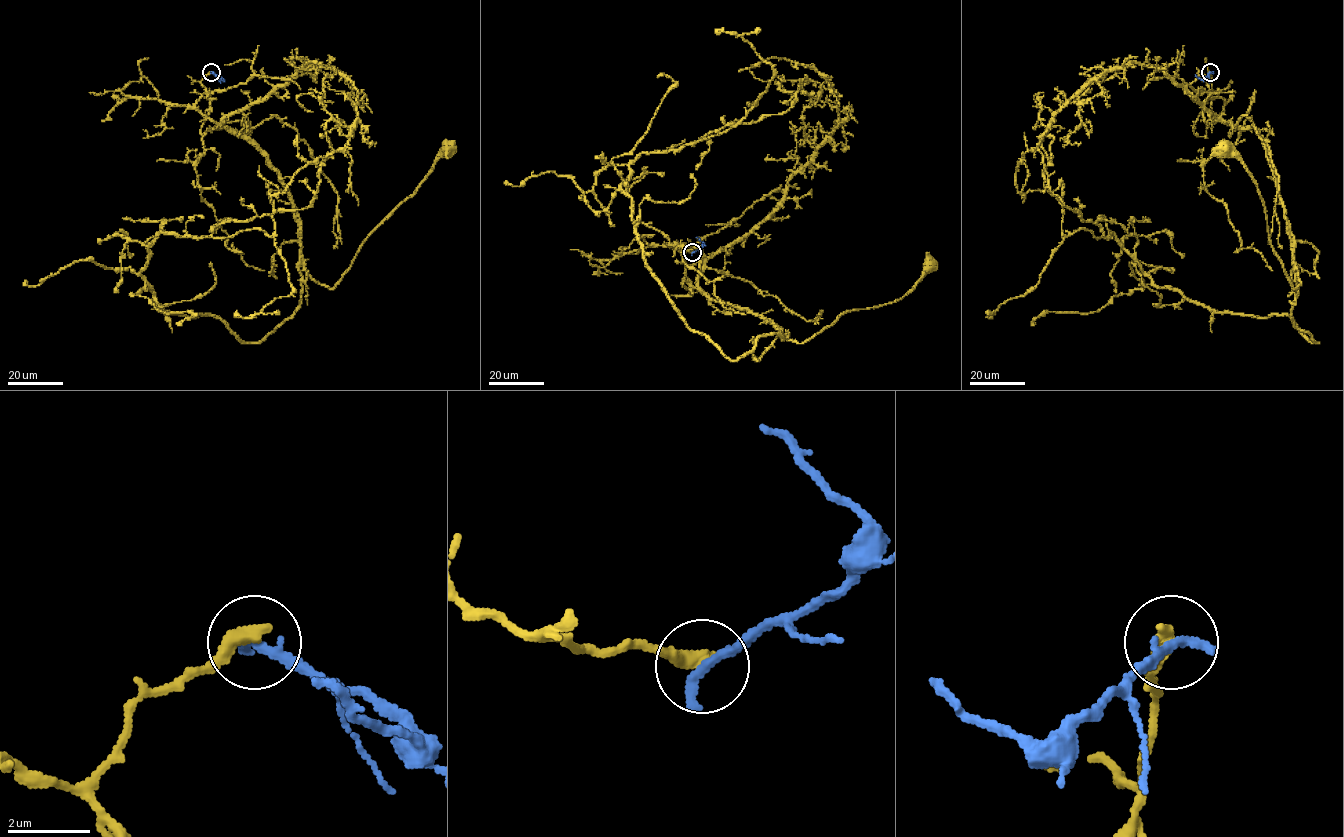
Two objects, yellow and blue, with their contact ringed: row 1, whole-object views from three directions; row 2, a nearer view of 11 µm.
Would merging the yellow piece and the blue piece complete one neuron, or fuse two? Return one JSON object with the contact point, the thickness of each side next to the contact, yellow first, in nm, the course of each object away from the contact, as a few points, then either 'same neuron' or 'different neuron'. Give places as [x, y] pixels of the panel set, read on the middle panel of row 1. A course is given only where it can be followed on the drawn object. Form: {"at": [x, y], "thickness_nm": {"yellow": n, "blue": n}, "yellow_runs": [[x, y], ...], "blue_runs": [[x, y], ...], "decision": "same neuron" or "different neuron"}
{"at": [692, 252], "thickness_nm": {"yellow": 420, "blue": 320}, "yellow_runs": [[692, 253], [675, 246], [699, 251], [698, 286], [707, 295], [798, 343], [844, 312], [901, 299], [930, 264]], "blue_runs": [[692, 253], [703, 244], [696, 237]], "decision": "different neuron"}

